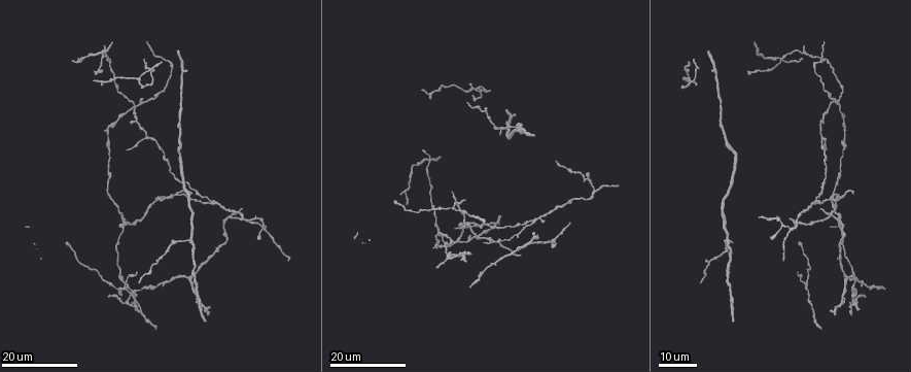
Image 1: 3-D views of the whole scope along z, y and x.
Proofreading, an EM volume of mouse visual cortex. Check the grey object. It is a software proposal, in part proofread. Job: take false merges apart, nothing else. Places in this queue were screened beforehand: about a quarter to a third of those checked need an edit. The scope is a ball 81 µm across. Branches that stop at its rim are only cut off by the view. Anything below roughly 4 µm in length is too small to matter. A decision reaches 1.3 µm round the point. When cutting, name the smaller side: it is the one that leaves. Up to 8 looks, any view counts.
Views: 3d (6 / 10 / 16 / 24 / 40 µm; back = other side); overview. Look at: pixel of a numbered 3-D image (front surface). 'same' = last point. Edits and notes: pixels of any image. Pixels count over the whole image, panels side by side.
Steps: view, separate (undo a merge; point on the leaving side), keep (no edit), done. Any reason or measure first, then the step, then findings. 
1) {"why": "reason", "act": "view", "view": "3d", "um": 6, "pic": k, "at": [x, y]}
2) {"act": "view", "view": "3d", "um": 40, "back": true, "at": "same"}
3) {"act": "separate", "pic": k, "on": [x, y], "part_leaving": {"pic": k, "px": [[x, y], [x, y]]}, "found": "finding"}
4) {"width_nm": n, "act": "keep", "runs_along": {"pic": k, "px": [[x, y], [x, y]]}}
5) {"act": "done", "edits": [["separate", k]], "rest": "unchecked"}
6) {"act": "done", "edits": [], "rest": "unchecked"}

{"why": "four-way junction", "act": "view", "view": "3d", "um": 24, "pic": 1, "at": [541, 216]}

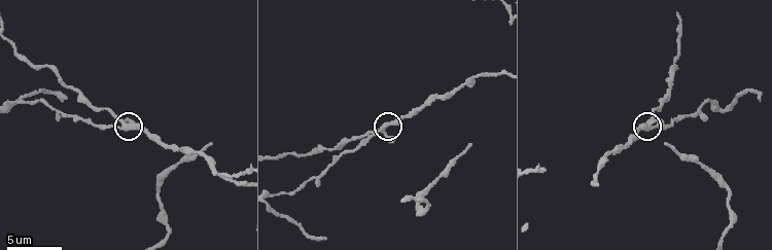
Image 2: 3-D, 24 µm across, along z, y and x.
{"why": "zoom in", "act": "view", "view": "3d", "um": 6, "pic": 2, "at": [121, 127]}

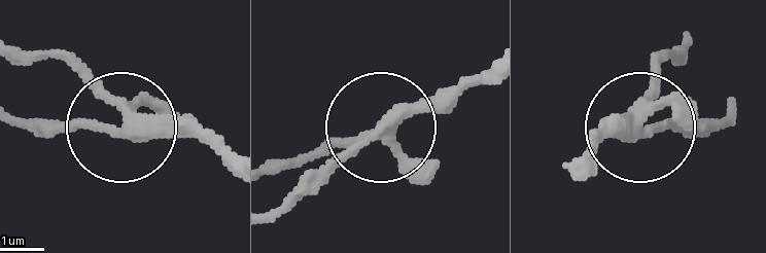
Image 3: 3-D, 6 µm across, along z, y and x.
{"side_arm_um": 39, "act": "keep", "runs_along": {"pic": 3, "px": [[687, 41], [658, 67], [642, 118], [717, 122]]}, "found": "continuous, no second cell"}

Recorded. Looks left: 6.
{"why": "three arms meet", "act": "view", "view": "3d", "um": 16, "pic": 1, "at": [790, 227]}

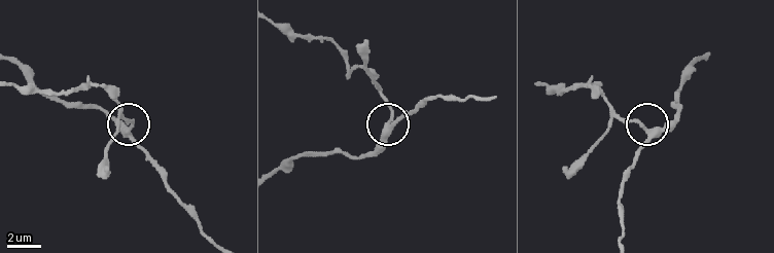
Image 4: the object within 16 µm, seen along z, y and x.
{"act": "view", "view": "3d", "um": 6, "pic": 4, "at": [390, 126]}

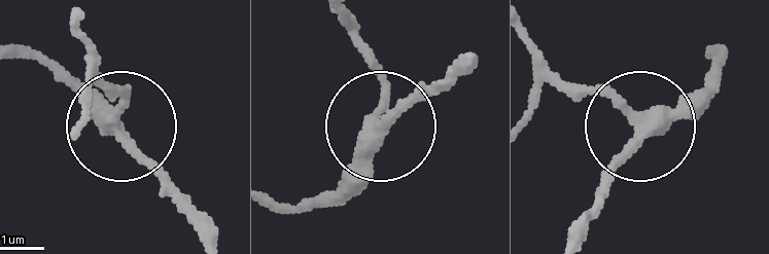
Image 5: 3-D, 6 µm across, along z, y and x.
{"arms": 3, "act": "keep", "runs_along": {"pic": 5, "px": [[269, 207], [323, 196], [368, 141], [475, 67]]}, "found": "all the same cell"}

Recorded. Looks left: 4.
{"why": "thin arm on a thick one", "act": "view", "view": "3d", "um": 16, "pic": 1, "at": [192, 240]}

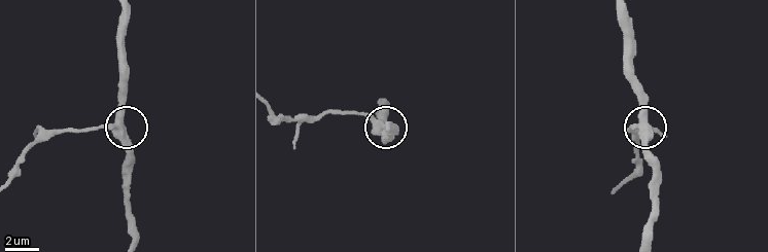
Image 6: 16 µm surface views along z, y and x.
{"why": "closer look", "act": "view", "view": "3d", "um": 6, "pic": 6, "at": [373, 120]}

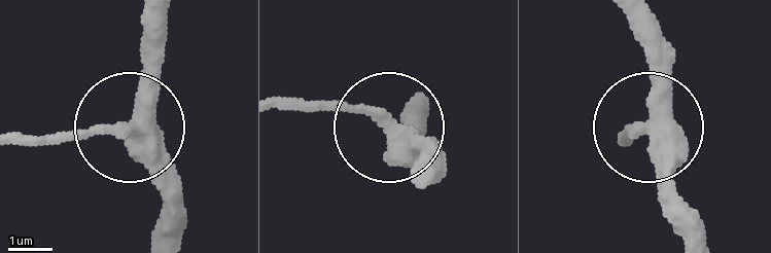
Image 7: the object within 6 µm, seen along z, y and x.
{"act": "view", "view": "3d", "um": 6, "back": true, "pic": 7, "at": [394, 126]}

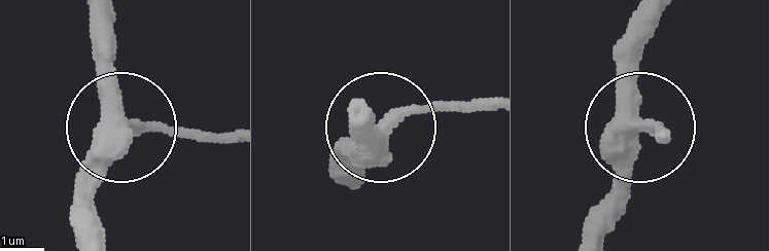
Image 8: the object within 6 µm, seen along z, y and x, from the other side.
{"side_arm_um": 23, "act": "keep", "found": "all the same cell"}

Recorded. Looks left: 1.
{"act": "done", "edits": [], "rest": "unchecked"}

